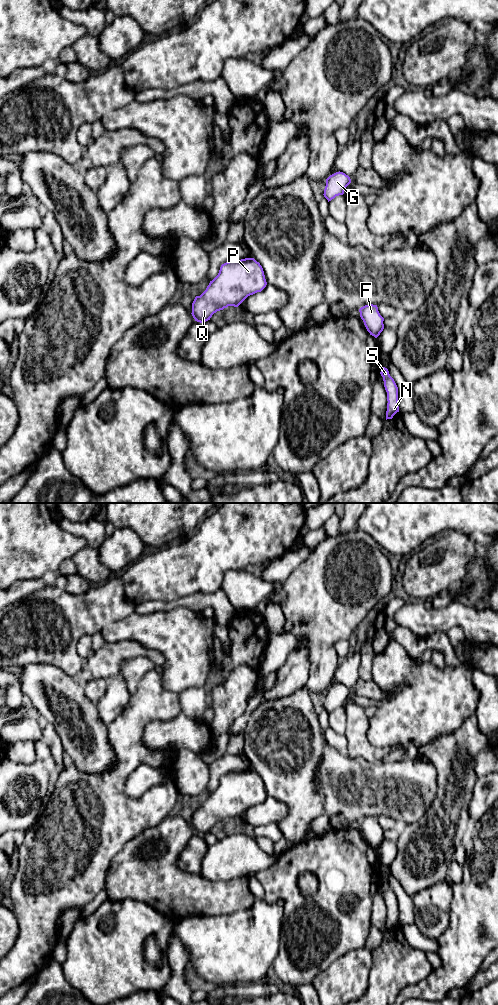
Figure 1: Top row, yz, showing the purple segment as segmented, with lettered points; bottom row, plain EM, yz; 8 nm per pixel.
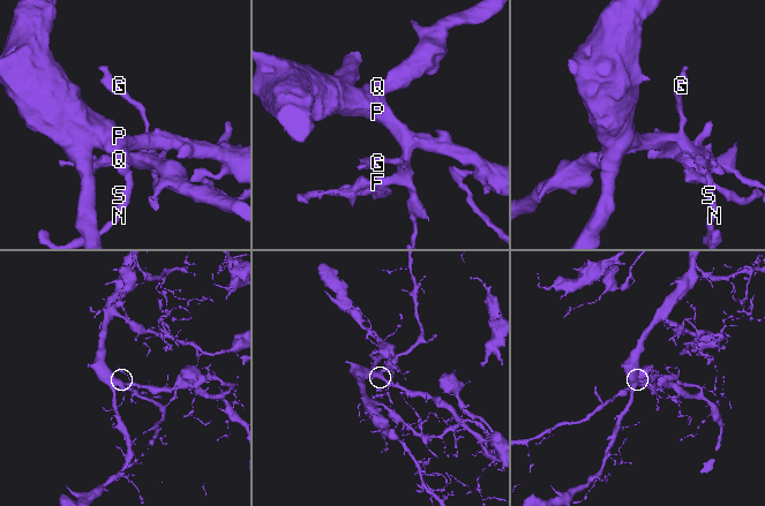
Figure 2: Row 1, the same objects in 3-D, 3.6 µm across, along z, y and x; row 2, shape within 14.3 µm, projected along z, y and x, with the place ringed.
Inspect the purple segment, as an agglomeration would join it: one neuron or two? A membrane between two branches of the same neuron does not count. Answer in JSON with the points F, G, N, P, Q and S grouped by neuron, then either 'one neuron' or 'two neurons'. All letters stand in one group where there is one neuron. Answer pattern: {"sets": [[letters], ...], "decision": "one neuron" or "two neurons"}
{"sets": [["F", "G", "N", "P", "Q", "S"]], "decision": "one neuron"}

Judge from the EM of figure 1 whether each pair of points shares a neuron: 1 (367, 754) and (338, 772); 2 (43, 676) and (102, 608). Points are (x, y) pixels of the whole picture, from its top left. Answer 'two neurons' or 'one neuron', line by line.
1: two neurons
2: two neurons

